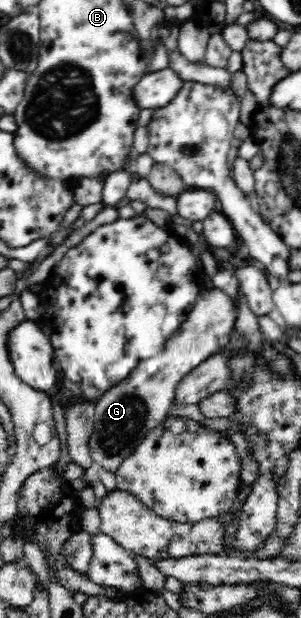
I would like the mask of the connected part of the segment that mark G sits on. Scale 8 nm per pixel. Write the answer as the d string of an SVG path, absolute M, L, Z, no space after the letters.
M206 289L204 294L158 354L138 361L126 378L95 398L94 422L87 438L87 449L92 462L102 466L107 474L113 473L124 462L150 429L166 420L172 410L178 382L220 346L237 339L234 323L239 311L234 309L232 301L220 289Z

